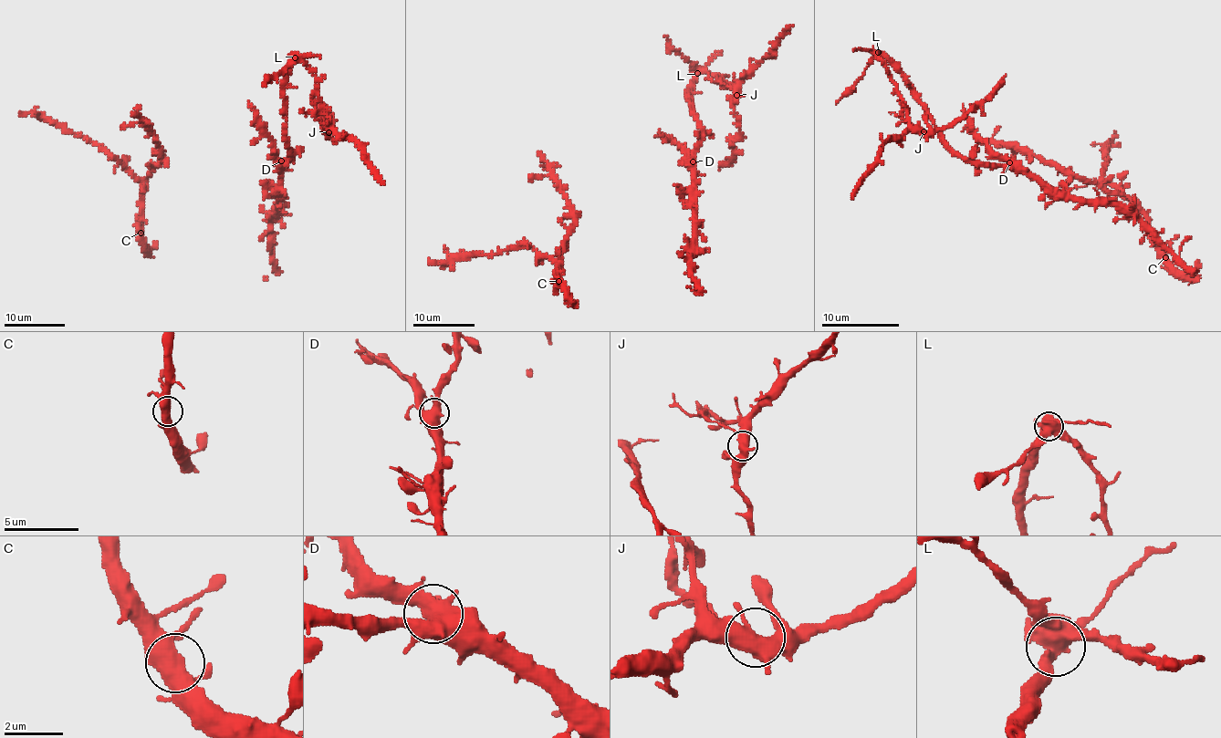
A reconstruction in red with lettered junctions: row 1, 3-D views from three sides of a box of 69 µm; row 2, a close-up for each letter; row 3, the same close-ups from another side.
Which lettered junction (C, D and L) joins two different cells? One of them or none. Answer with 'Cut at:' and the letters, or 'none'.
Cut at: L

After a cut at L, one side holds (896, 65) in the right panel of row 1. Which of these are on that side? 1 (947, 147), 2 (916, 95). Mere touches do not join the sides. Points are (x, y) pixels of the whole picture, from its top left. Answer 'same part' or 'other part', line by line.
1: same part
2: same part

